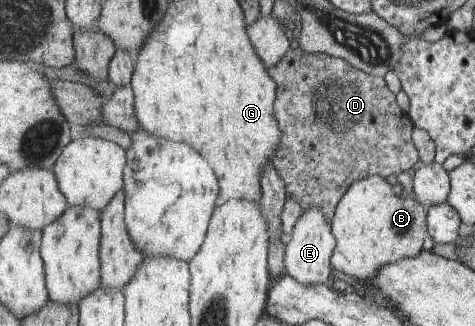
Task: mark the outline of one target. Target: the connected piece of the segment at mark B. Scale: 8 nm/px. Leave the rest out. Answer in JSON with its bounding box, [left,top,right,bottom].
[331,174,429,279]

